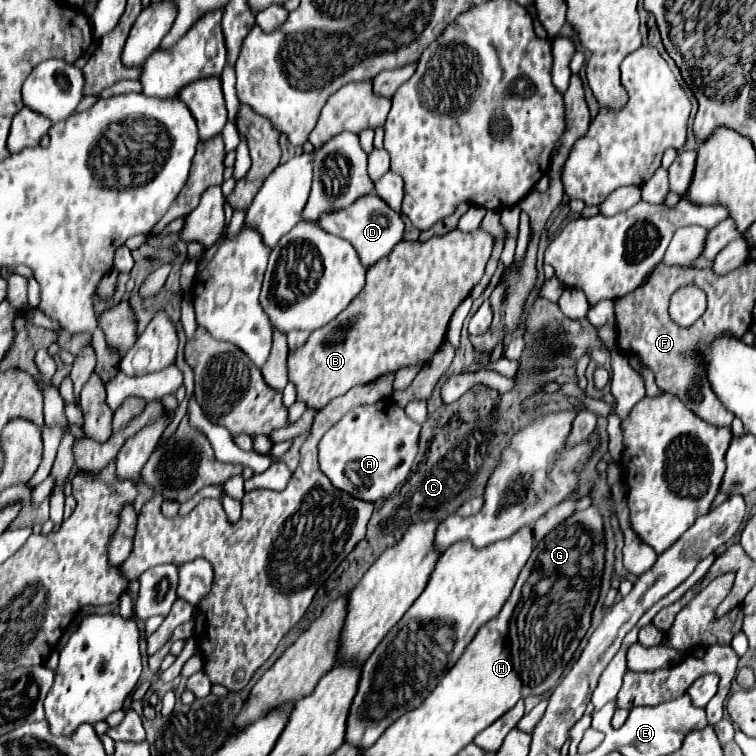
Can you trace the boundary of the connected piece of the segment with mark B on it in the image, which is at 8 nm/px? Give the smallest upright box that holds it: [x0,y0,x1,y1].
[288,230,494,410]

